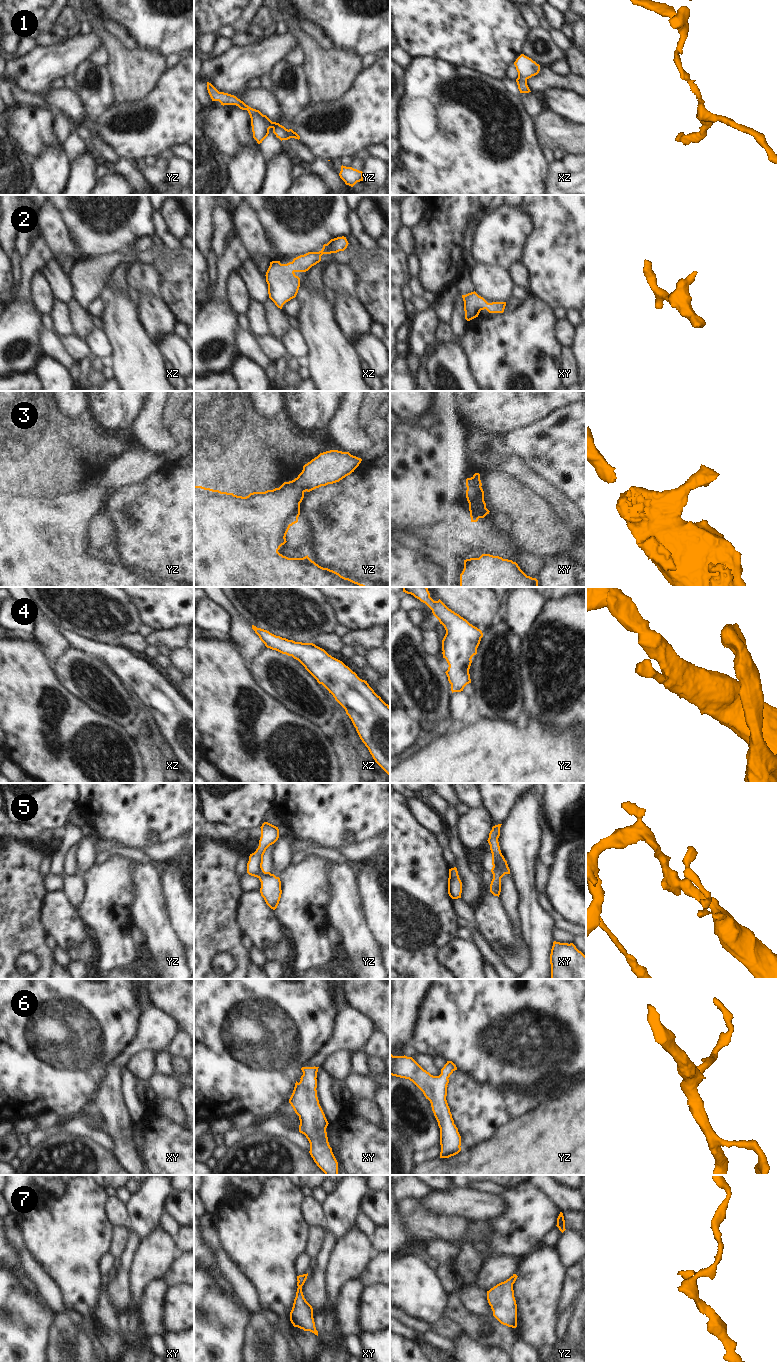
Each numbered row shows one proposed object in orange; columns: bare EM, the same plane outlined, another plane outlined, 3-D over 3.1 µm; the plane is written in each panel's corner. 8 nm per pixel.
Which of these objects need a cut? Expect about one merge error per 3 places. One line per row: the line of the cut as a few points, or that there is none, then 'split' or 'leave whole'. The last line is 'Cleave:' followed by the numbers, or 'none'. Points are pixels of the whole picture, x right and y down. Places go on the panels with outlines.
1: no cut; leave whole
2: no cut; leave whole
3: no cut; leave whole
4: no cut; leave whole
5: no cut; leave whole
6: no cut; leave whole
7: no cut; leave whole
Cleave: none

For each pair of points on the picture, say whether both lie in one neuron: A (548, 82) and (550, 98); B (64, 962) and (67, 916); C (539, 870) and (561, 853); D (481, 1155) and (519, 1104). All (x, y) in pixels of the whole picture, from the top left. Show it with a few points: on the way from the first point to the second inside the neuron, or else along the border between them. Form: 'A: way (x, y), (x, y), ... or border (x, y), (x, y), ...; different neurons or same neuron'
A: border (572, 91), (548, 88), (541, 92); different neurons
B: border (53, 944), (60, 947), (71, 962); different neurons
C: border (548, 867), (548, 878), (544, 890); different neurons
D: border (525, 1114), (509, 1120), (486, 1140); different neurons

